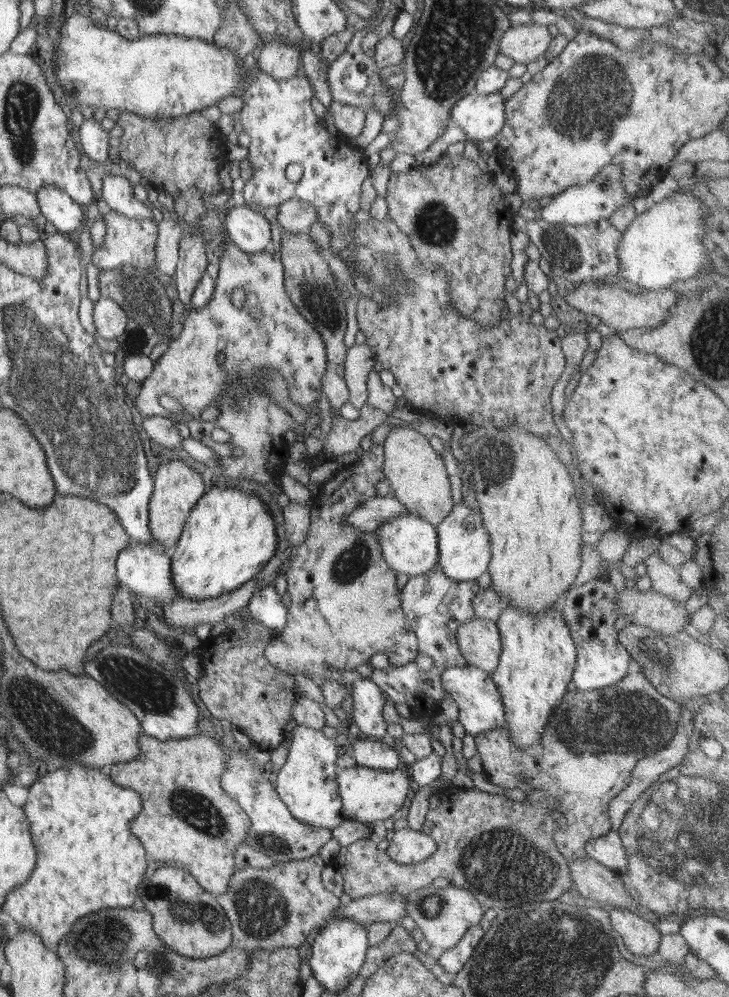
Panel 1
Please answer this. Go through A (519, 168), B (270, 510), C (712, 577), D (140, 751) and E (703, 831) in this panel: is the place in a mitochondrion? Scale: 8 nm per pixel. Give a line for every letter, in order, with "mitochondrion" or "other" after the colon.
A: other
B: other
C: other
D: other
E: mitochondrion

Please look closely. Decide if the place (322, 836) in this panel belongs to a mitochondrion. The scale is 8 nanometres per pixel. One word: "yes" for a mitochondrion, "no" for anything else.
no

